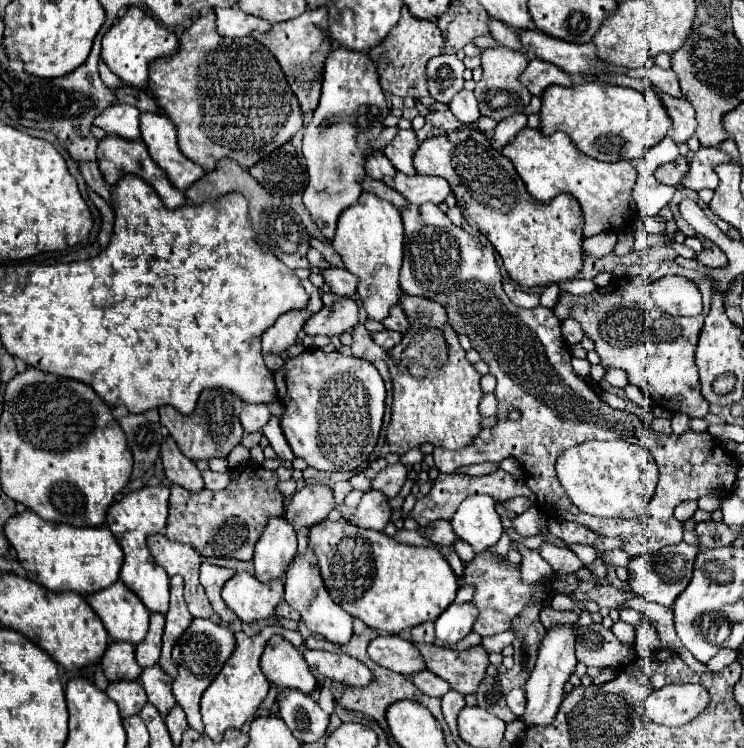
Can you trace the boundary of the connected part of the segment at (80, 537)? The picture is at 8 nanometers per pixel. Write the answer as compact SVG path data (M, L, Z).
M25 510L5 522L5 536L15 548L17 560L25 568L27 578L53 592L73 590L87 596L119 580L123 552L107 526L75 528L69 524L47 522L31 510Z

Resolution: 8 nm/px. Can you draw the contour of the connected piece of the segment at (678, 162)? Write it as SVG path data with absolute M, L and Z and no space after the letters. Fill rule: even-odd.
M679 154L673 162L667 162L667 164L659 166L657 172L655 172L655 178L661 184L677 186L677 184L681 184L681 178L683 178L683 174L687 174L687 170L689 170L689 160Z

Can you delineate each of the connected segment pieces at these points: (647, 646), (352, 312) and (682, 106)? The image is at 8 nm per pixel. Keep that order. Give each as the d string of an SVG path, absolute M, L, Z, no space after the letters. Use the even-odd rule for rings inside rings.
M643 618L641 624L639 624L639 628L637 628L635 650L637 650L637 656L641 656L641 658L647 658L651 652L659 650L657 630L655 630L655 626L647 618Z
M335 298L331 306L323 306L317 314L313 314L303 330L309 336L341 336L347 330L353 330L357 322L357 304L353 298Z
M659 92L659 98L673 122L673 128L669 132L669 136L681 144L685 142L689 136L695 134L695 110L691 106L691 102L687 98L673 98L665 92Z

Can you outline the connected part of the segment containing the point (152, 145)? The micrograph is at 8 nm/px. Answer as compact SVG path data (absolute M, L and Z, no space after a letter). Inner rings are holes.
M143 112L141 118L141 140L147 144L155 164L167 174L169 182L177 190L189 188L205 172L199 164L185 158L177 146L177 132L173 122L159 112Z

